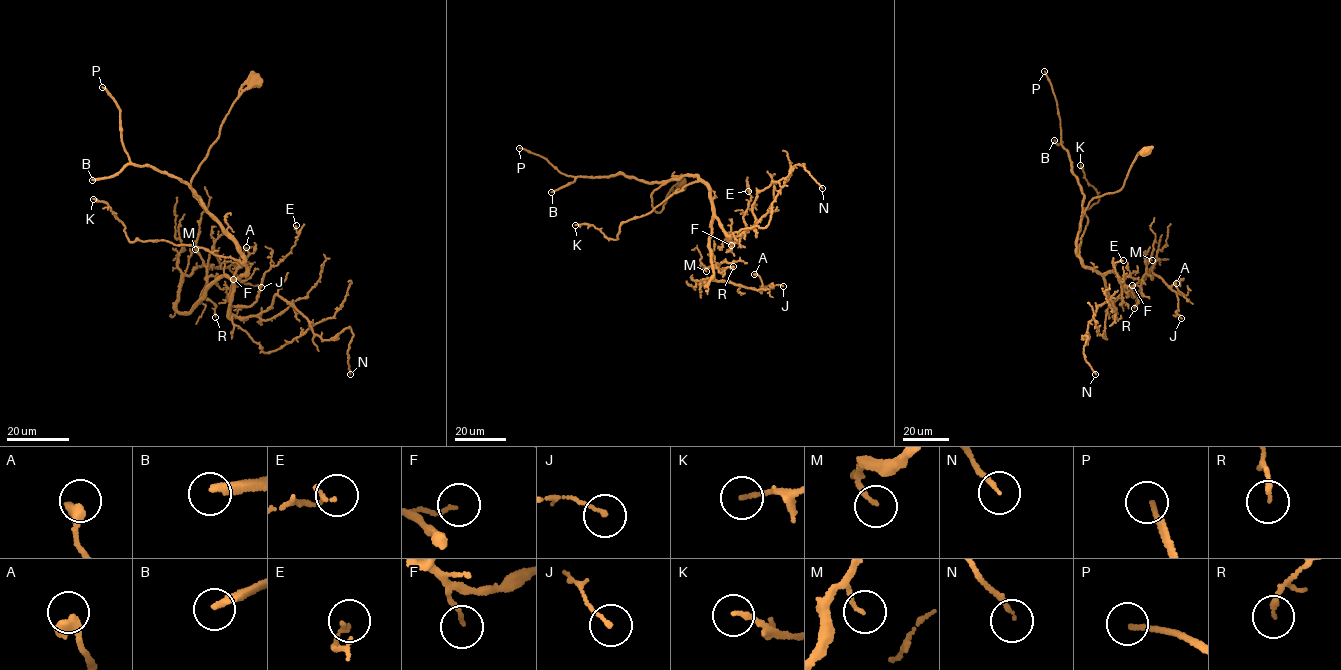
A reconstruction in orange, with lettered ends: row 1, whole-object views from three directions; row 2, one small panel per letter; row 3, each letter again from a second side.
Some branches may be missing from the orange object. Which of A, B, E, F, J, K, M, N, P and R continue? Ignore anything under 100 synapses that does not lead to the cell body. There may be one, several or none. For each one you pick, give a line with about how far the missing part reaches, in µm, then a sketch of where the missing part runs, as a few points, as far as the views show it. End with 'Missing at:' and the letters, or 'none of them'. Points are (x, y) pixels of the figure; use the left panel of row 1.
B: missing 130 µm
P: missing 250 µm
Missing at: B, P

